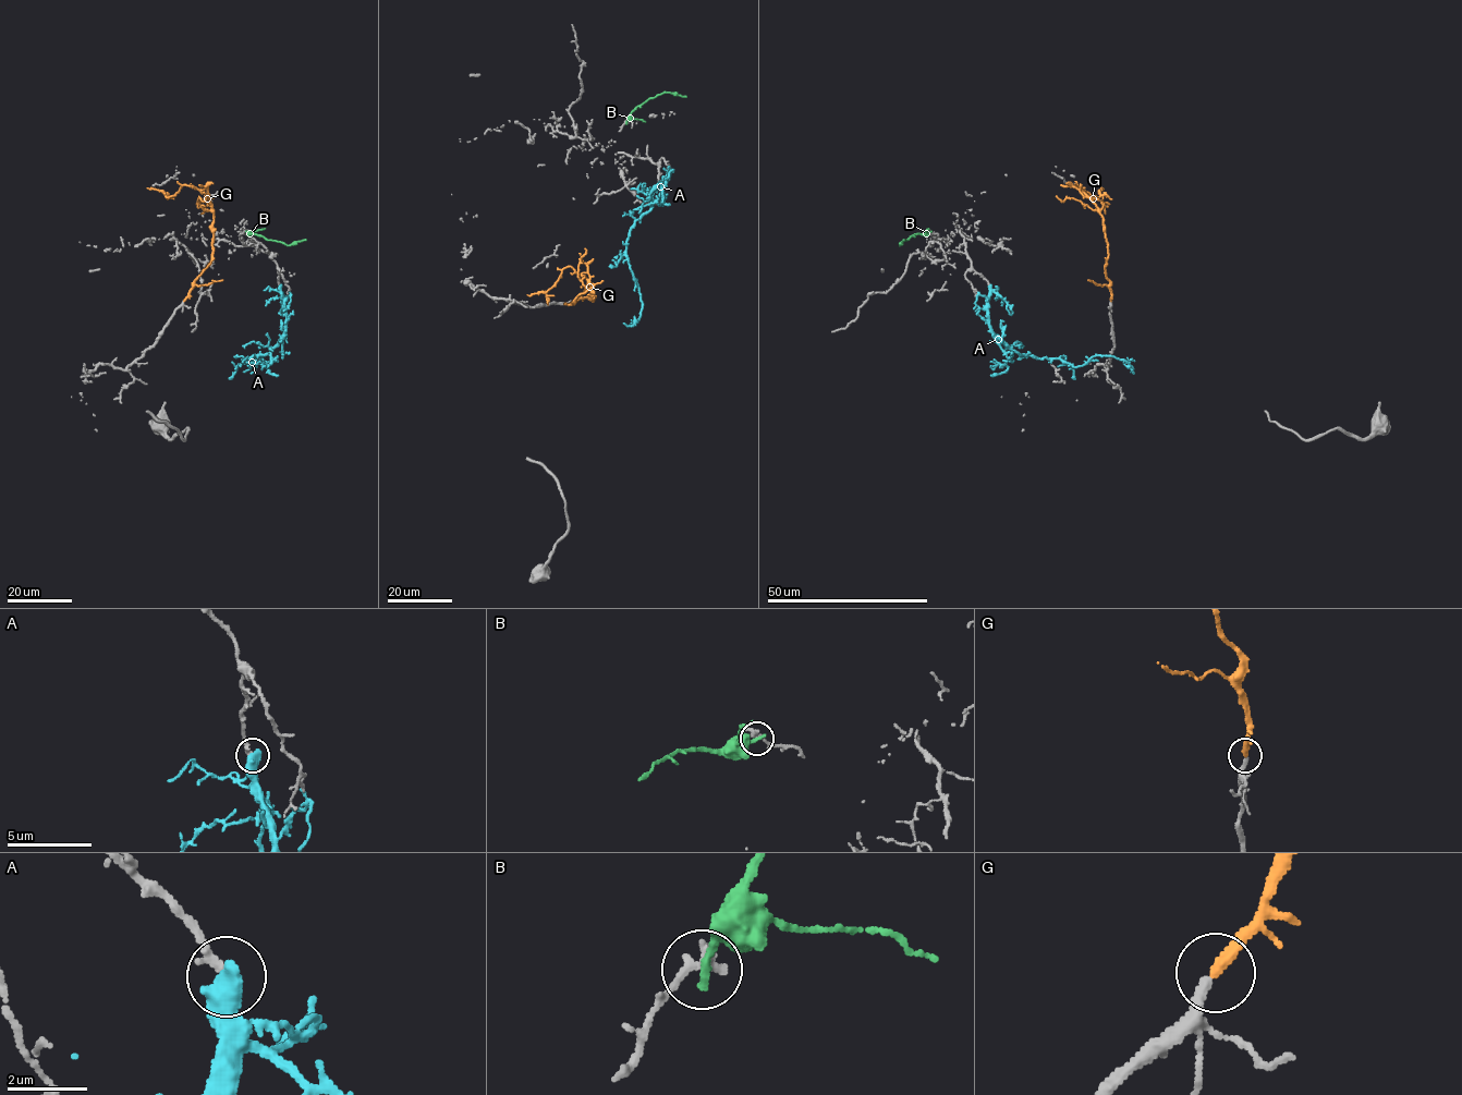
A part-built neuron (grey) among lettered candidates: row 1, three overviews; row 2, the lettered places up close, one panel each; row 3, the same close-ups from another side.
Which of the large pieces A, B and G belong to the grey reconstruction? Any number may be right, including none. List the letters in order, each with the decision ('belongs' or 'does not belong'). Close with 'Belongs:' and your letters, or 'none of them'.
A: does not belong
B: does not belong
G: belongs
Belongs: G

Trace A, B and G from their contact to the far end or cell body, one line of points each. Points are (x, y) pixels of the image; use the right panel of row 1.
A: (990, 286), (988, 326), (1012, 350), (1074, 366), (1093, 356), (1115, 356), (1130, 372)
B: (929, 232), (915, 233), (900, 245), (904, 239)
G: (1111, 301), (1103, 217), (1074, 186), (1098, 197), (1103, 187)

